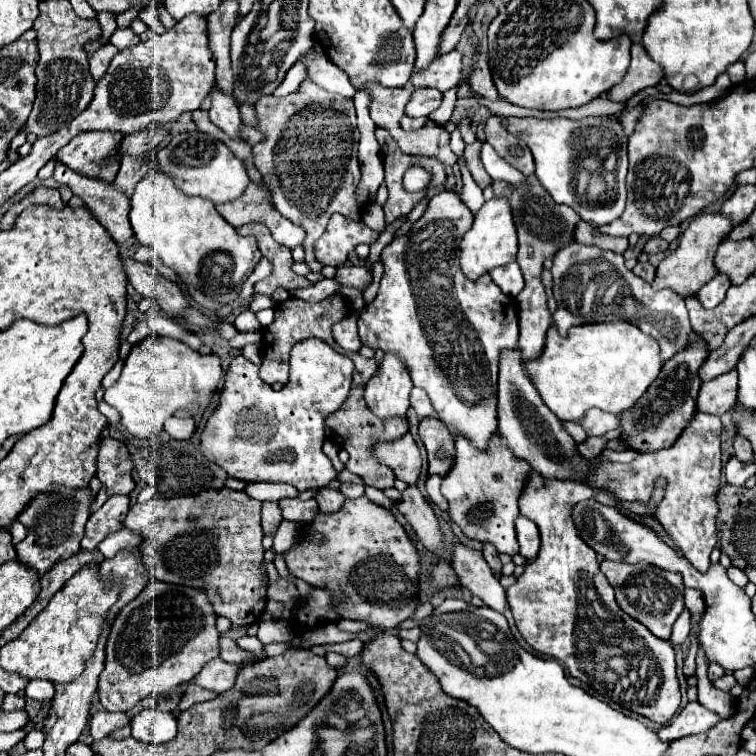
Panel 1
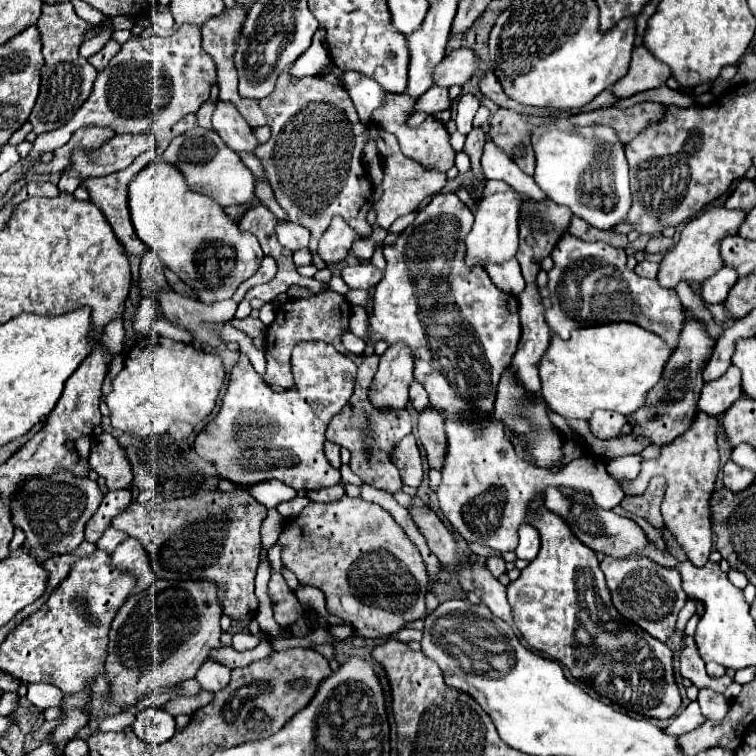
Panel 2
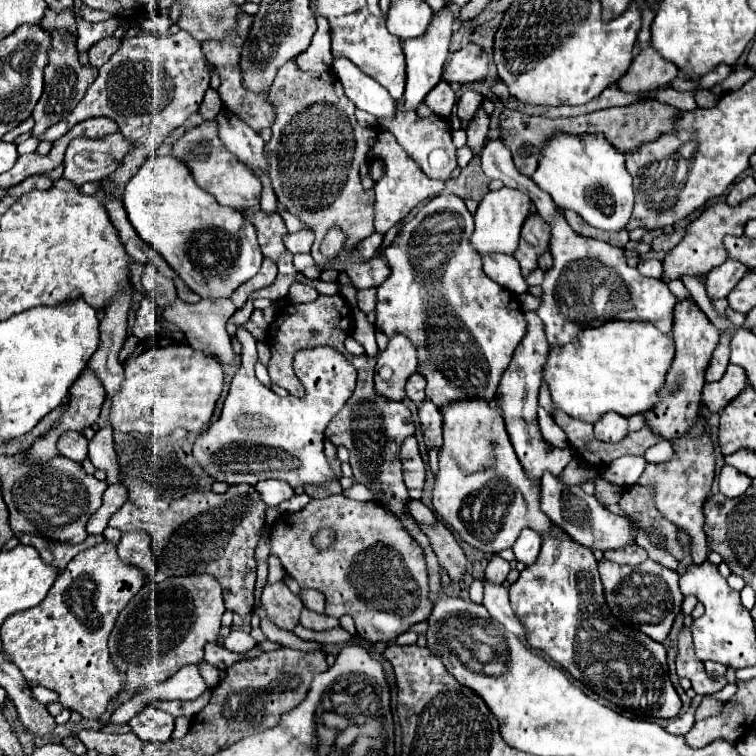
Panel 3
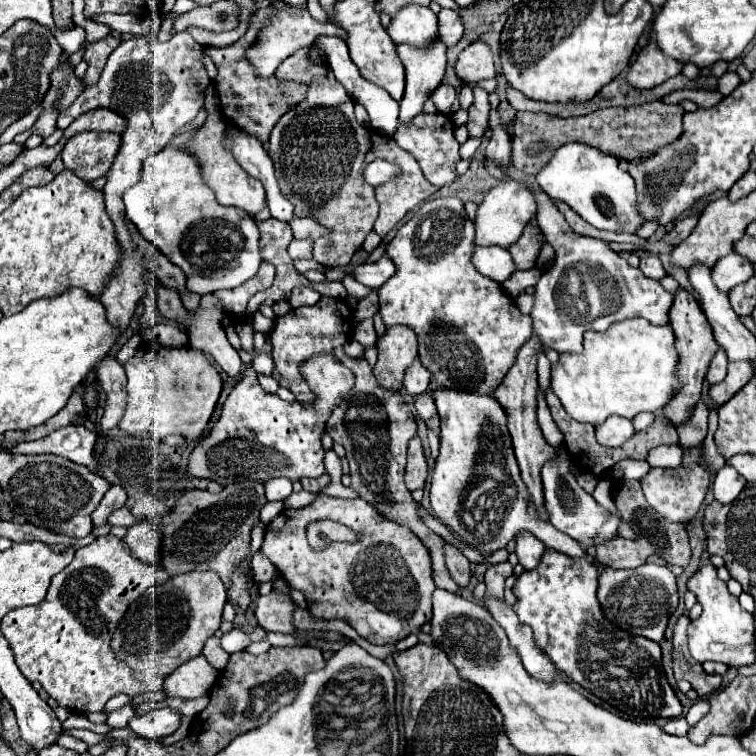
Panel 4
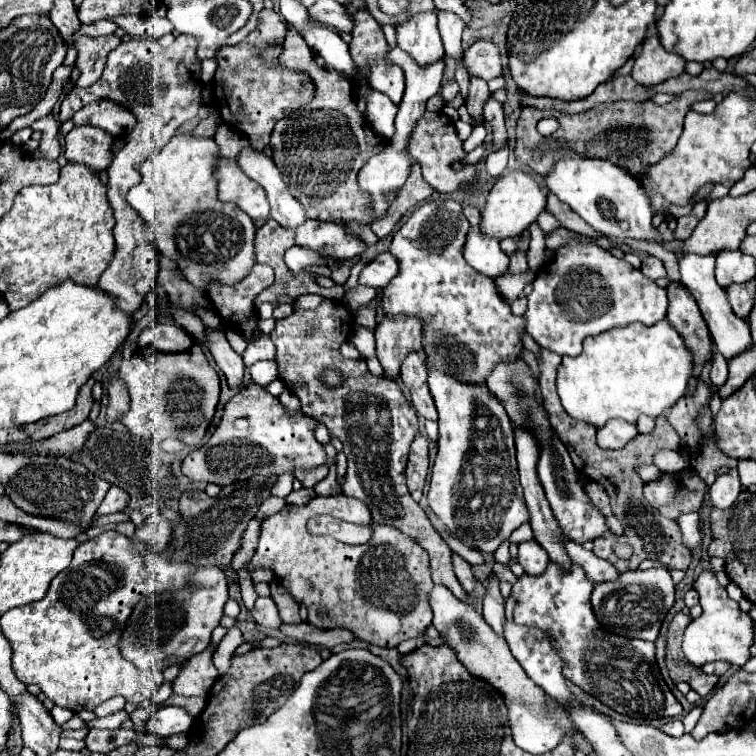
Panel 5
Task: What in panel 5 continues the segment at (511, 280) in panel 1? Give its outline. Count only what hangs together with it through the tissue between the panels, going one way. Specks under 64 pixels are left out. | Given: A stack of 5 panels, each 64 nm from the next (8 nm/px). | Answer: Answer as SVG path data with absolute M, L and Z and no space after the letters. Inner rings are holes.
M472 228L468 234L466 246L464 246L464 258L474 270L490 278L504 276L510 264L510 258L502 252L498 240L482 236L478 228Z

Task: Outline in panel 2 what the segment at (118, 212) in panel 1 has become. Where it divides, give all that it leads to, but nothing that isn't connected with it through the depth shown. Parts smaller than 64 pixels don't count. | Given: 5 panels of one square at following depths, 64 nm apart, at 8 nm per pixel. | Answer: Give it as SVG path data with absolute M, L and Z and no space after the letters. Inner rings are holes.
M147 150L135 158L128 168L124 168L124 170L120 170L120 172L114 172L114 174L108 174L108 176L88 178L88 180L84 180L84 182L80 184L82 188L86 188L86 190L90 192L90 202L92 202L96 208L100 208L100 212L104 214L106 222L112 226L114 236L120 240L120 244L124 246L124 250L130 252L130 254L136 254L136 256L144 256L148 248L146 248L146 244L142 244L142 240L138 240L138 236L136 236L136 232L134 232L134 228L132 228L132 222L130 222L130 214L128 214L128 184L130 184L130 180L132 180L144 166L148 166L155 158L156 150Z

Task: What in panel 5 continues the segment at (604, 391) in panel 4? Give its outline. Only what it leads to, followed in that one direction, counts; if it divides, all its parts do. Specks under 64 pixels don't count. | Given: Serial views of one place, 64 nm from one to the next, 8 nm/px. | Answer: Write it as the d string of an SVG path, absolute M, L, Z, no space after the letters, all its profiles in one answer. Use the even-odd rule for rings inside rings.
M662 320L654 326L628 324L628 326L612 328L598 336L588 336L584 340L584 350L580 356L562 358L562 364L556 376L556 386L558 386L558 396L562 400L562 406L572 418L584 420L600 428L610 418L624 418L630 424L636 424L640 414L658 418L668 408L672 408L678 402L678 398L684 396L690 374L692 374L690 352L686 350L680 334L670 326L670 322Z

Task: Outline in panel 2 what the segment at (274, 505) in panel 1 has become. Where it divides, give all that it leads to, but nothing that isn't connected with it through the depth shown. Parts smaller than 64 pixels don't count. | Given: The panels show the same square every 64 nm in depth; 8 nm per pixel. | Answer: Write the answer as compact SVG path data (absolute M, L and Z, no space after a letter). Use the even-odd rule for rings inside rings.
M268 508L268 514L262 524L262 546L270 548L272 544L278 542L278 536L282 532L282 522L284 518L278 514L276 508Z

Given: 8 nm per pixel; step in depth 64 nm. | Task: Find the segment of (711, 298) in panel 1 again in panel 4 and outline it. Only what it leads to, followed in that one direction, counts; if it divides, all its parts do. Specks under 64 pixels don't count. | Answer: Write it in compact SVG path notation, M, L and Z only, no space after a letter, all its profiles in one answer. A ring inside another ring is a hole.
M732 252L716 262L716 266L712 268L712 282L720 292L728 294L734 286L746 282L752 274L754 274L752 264L740 254Z

